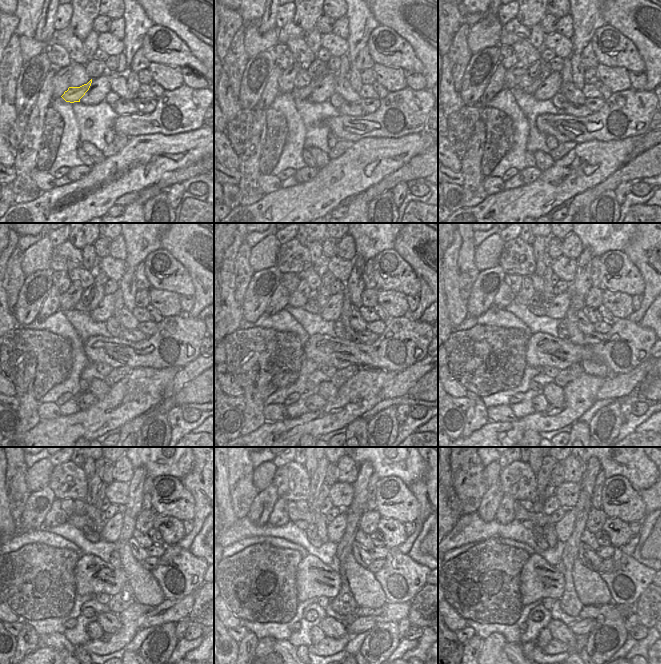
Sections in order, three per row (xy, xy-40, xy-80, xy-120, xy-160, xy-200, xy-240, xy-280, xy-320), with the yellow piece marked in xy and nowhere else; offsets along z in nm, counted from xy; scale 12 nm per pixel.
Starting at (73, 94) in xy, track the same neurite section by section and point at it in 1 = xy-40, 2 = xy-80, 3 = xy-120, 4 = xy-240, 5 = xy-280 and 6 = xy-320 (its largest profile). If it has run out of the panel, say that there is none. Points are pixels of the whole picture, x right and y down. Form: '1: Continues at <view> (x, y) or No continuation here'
1: Continues at xy-40 (303, 93)
2: Continues at xy-80 (546, 71)
3: Continues at xy-120 (99, 289)
4: Continues at xy-240 (100, 495)
5: Continues at xy-280 (324, 491)
6: Continues at xy-320 (550, 488)

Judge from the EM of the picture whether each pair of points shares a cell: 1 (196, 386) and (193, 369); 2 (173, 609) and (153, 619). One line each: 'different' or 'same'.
1: different
2: same

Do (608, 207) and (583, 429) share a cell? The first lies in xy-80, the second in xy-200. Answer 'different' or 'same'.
different

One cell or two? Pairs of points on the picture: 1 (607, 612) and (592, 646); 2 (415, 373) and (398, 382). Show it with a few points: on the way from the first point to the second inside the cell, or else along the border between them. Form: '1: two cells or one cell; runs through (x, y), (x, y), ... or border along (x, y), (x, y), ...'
1: two cells; border along (598, 606), (599, 612), (606, 618), (624, 618)
2: one cell; runs through (411, 375), (402, 382)

